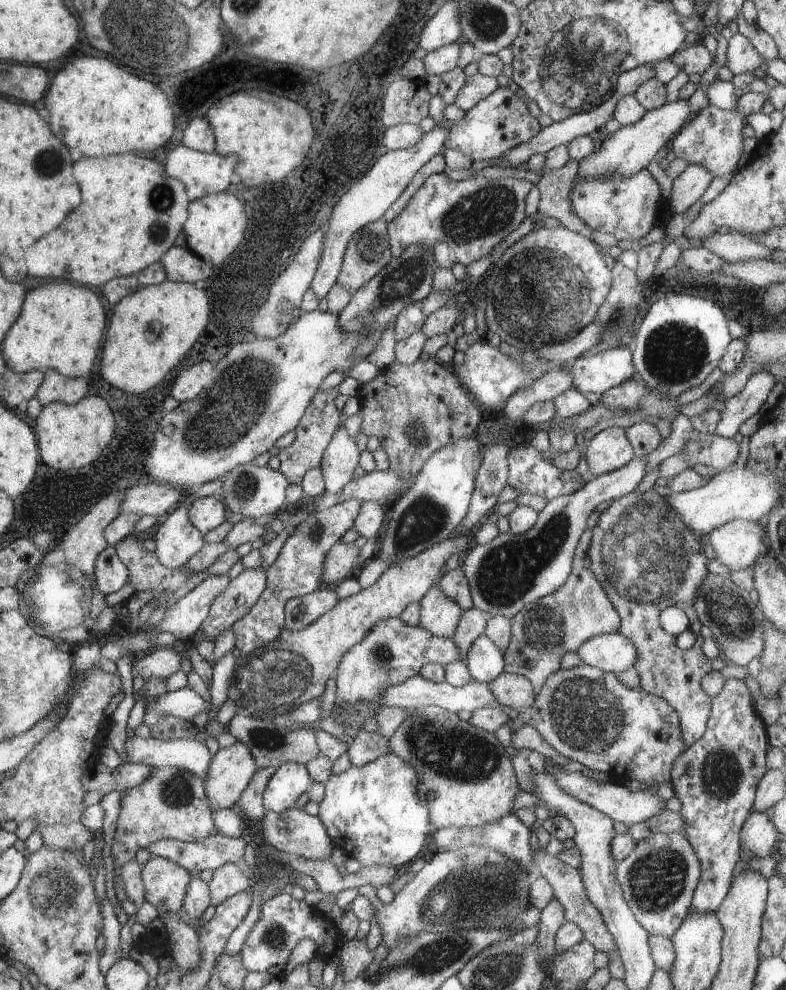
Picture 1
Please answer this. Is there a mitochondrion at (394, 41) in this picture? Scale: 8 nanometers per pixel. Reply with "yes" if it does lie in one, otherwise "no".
no

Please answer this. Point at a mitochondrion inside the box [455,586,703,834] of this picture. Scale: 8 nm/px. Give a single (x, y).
(587, 714)

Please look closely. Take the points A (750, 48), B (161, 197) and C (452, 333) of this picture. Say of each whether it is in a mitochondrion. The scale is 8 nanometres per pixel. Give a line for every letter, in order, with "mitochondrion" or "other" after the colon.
A: other
B: mitochondrion
C: other

